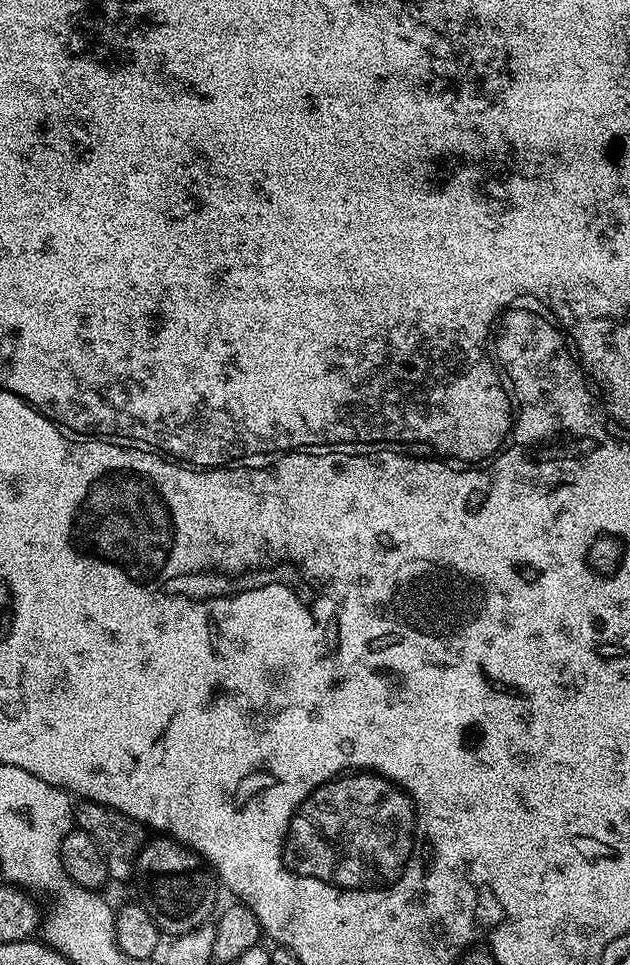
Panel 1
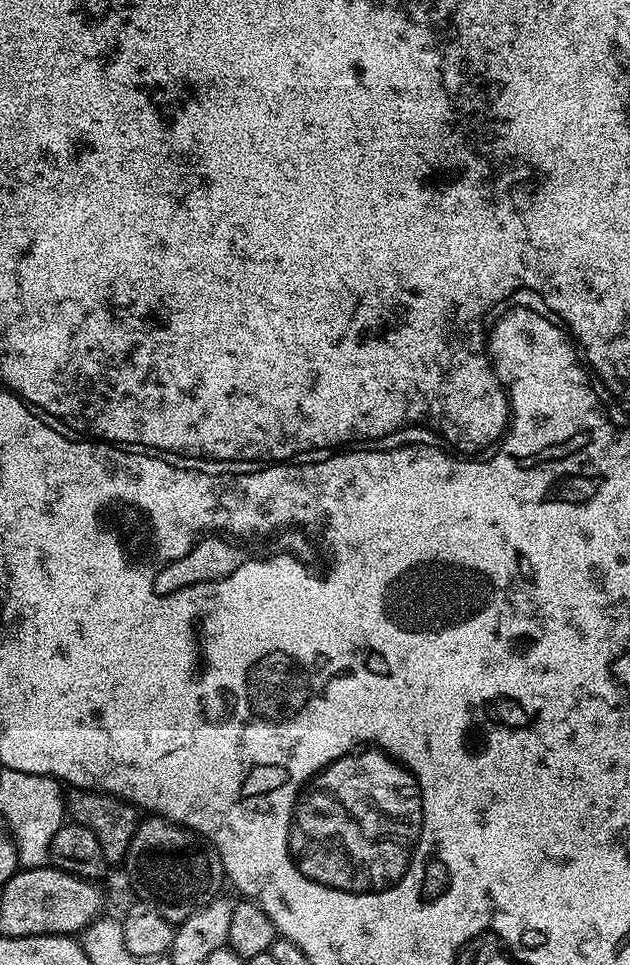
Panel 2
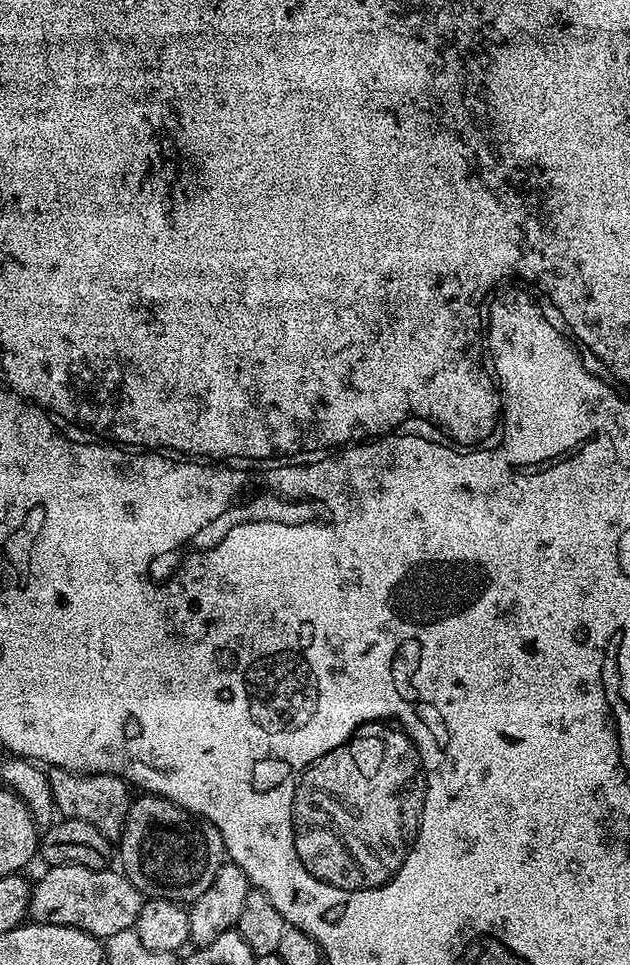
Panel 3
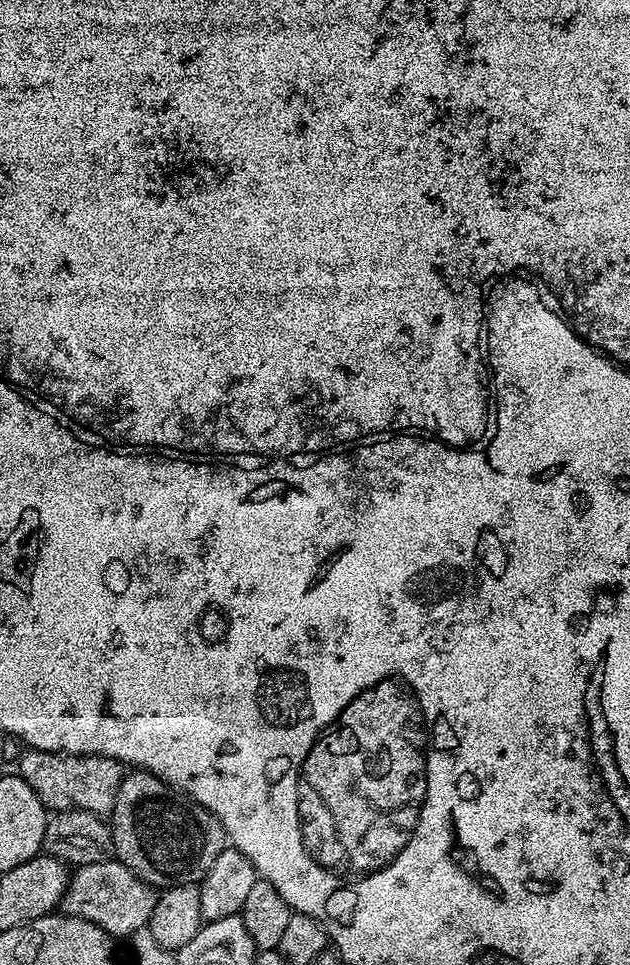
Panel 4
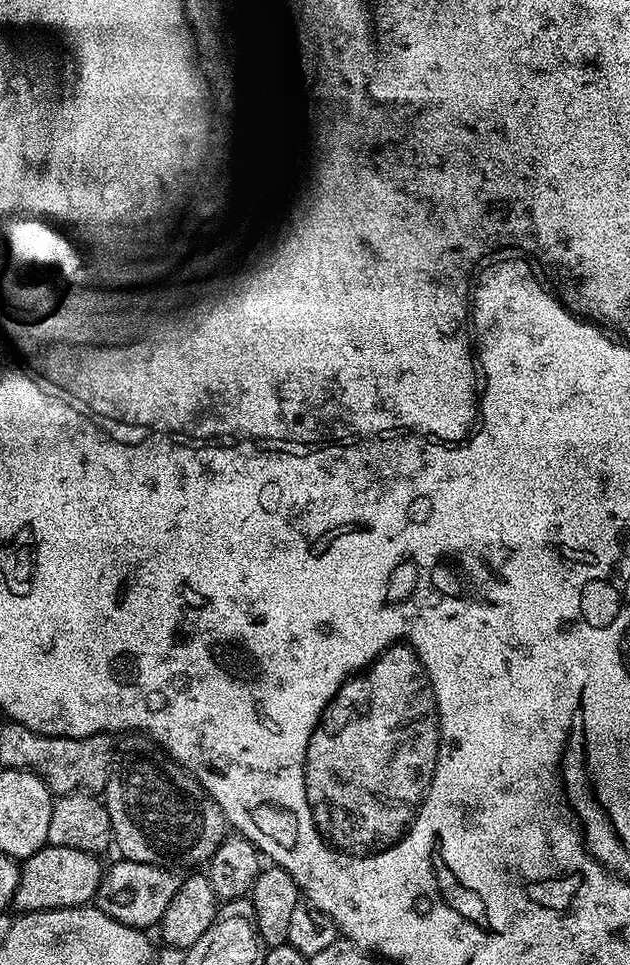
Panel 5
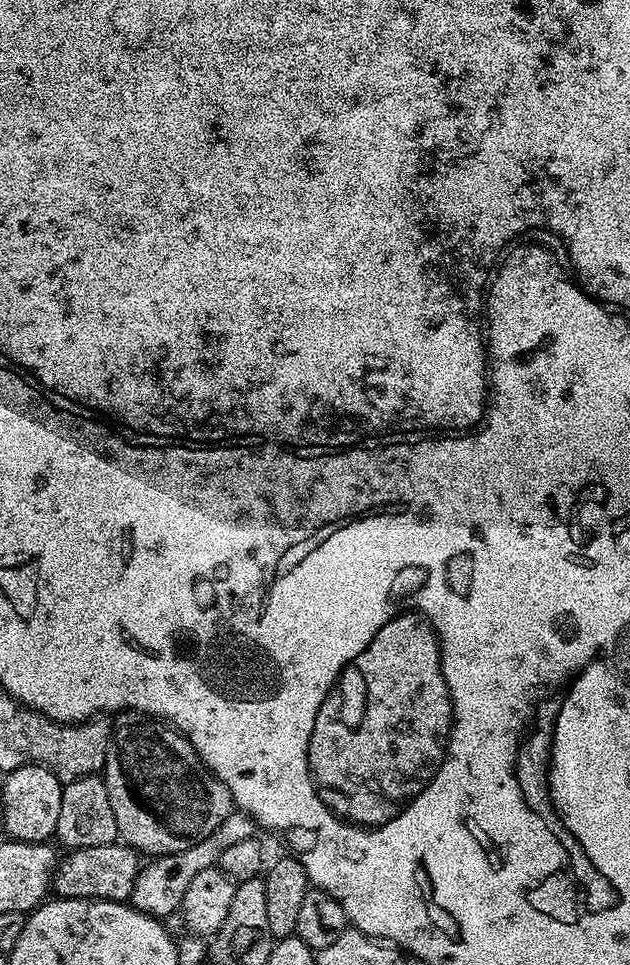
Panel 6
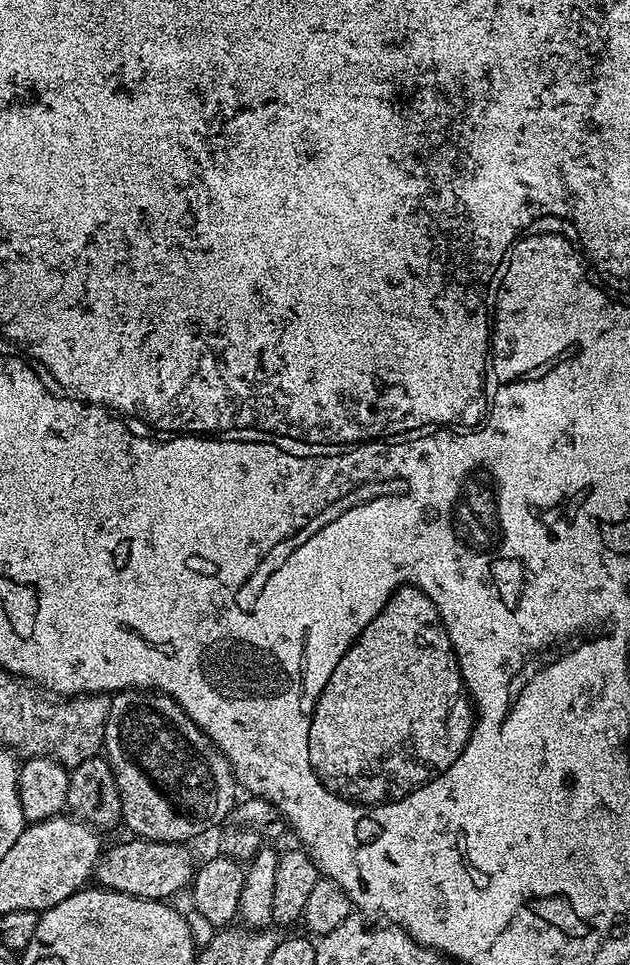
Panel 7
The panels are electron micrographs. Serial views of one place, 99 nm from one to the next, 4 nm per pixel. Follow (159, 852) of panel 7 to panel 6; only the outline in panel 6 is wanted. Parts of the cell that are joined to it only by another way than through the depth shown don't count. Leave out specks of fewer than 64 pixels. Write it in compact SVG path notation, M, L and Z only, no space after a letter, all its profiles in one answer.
M117 842L93 848L73 848L68 857L57 863L52 877L52 888L57 897L66 900L118 900L127 901L134 890L134 882L142 867L135 848Z

